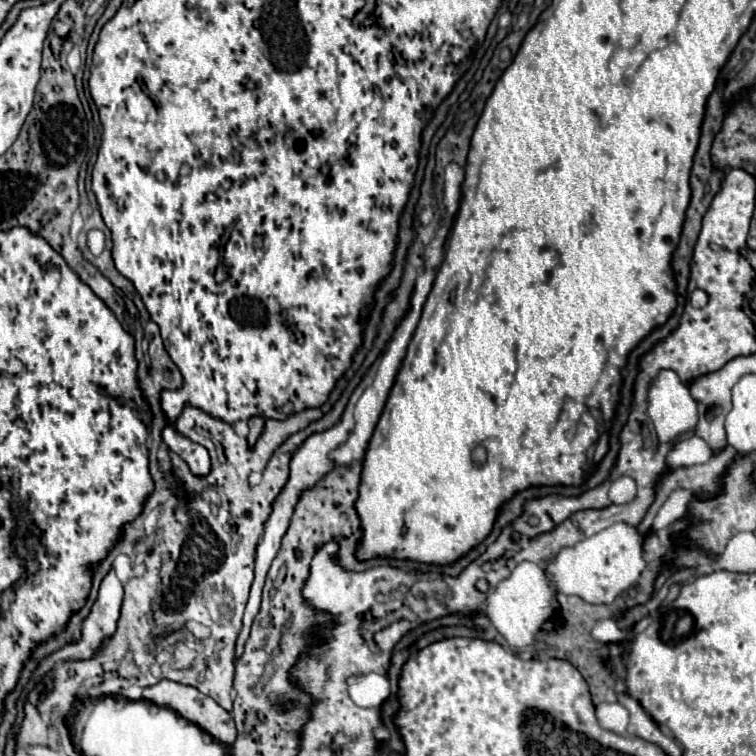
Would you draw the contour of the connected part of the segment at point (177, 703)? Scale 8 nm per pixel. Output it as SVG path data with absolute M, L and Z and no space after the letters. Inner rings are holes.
M161 680L157 682L155 686L149 686L143 690L143 698L149 700L149 702L155 702L157 706L165 706L165 708L171 708L173 712L177 712L179 716L183 716L185 720L197 724L201 730L205 730L207 734L211 734L215 740L219 740L221 744L227 744L231 746L237 737L237 730L235 730L235 736L233 736L233 718L227 710L223 710L213 698L201 694L197 688L193 686L185 686L185 684L177 684L177 682L171 682L171 680Z

